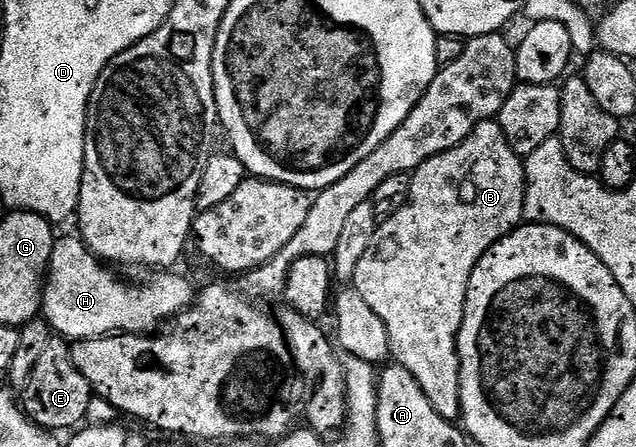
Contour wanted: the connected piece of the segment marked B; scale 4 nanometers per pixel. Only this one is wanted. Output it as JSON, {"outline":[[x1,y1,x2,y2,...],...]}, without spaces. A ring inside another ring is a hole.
{"outline":[[499,122,480,123,466,141,411,172,410,201,377,226,370,249,358,261,354,289,382,317,390,337,391,358,422,385,422,393,444,419,460,419,460,350,456,341,464,320,470,277,493,245,521,226,524,219,524,165,510,149]]}

